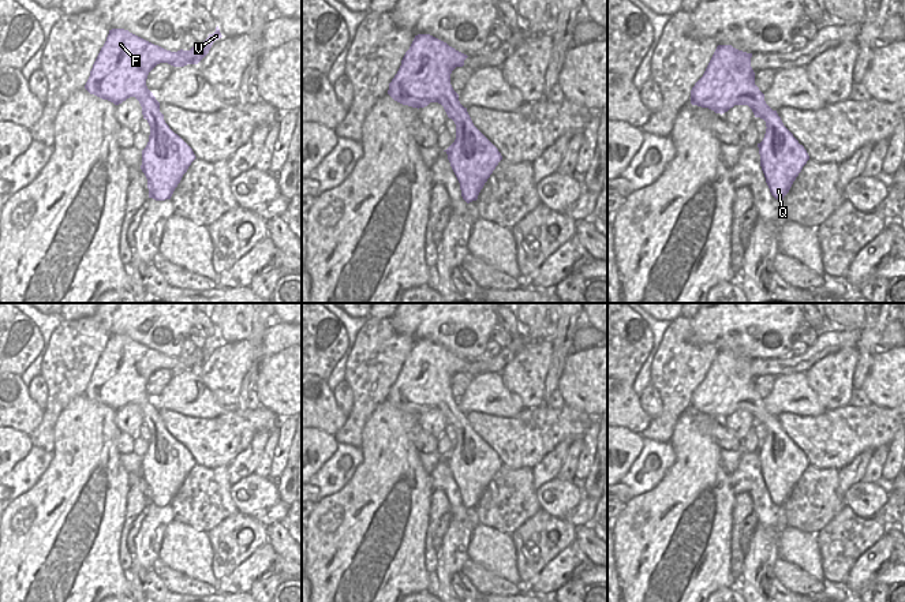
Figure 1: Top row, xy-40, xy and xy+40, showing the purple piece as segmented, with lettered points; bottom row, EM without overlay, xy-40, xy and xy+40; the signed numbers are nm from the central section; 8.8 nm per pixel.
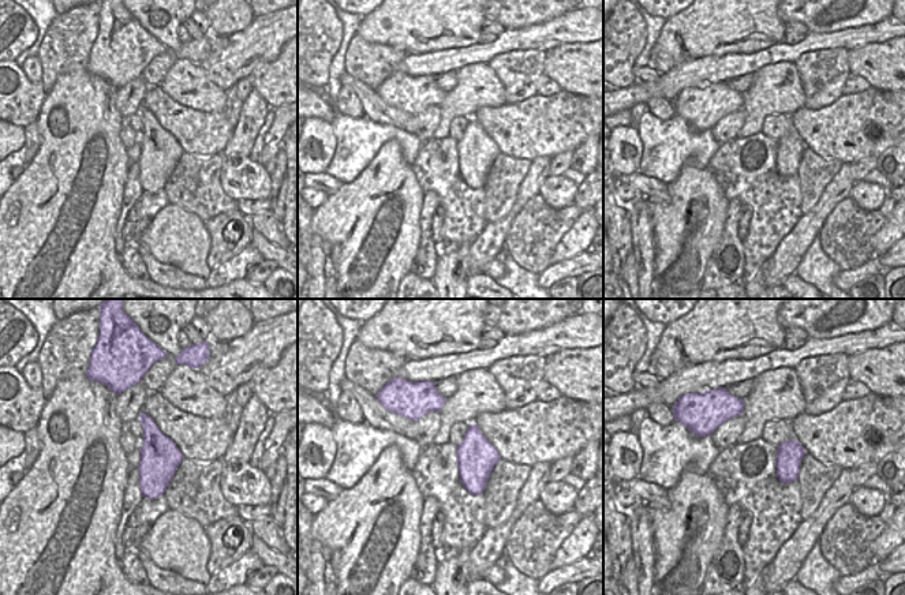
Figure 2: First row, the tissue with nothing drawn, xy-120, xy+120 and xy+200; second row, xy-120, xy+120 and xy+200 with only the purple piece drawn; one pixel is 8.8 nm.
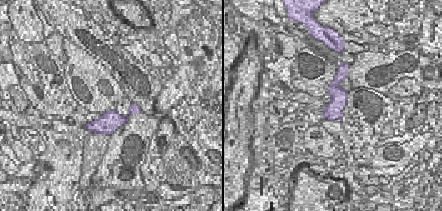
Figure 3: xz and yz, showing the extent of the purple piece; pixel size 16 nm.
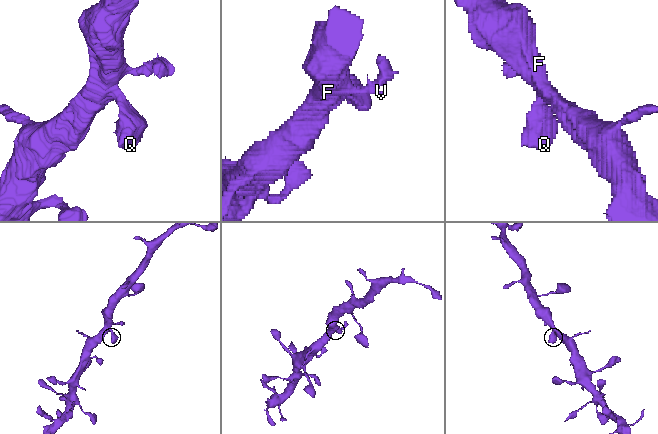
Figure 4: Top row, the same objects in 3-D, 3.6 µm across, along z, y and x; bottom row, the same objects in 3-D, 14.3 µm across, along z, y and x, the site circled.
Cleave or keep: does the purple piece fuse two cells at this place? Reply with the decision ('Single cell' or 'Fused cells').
Single cell.

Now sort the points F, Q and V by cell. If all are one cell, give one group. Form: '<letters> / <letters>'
F Q V

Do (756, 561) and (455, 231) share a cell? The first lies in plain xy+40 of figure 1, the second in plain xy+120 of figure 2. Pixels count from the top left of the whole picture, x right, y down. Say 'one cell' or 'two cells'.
two cells

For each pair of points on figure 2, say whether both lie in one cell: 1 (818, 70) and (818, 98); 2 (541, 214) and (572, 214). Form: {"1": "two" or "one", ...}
{"1": "one", "2": "one"}

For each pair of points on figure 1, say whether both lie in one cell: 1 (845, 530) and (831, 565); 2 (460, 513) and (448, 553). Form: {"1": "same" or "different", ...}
{"1": "same", "2": "different"}

